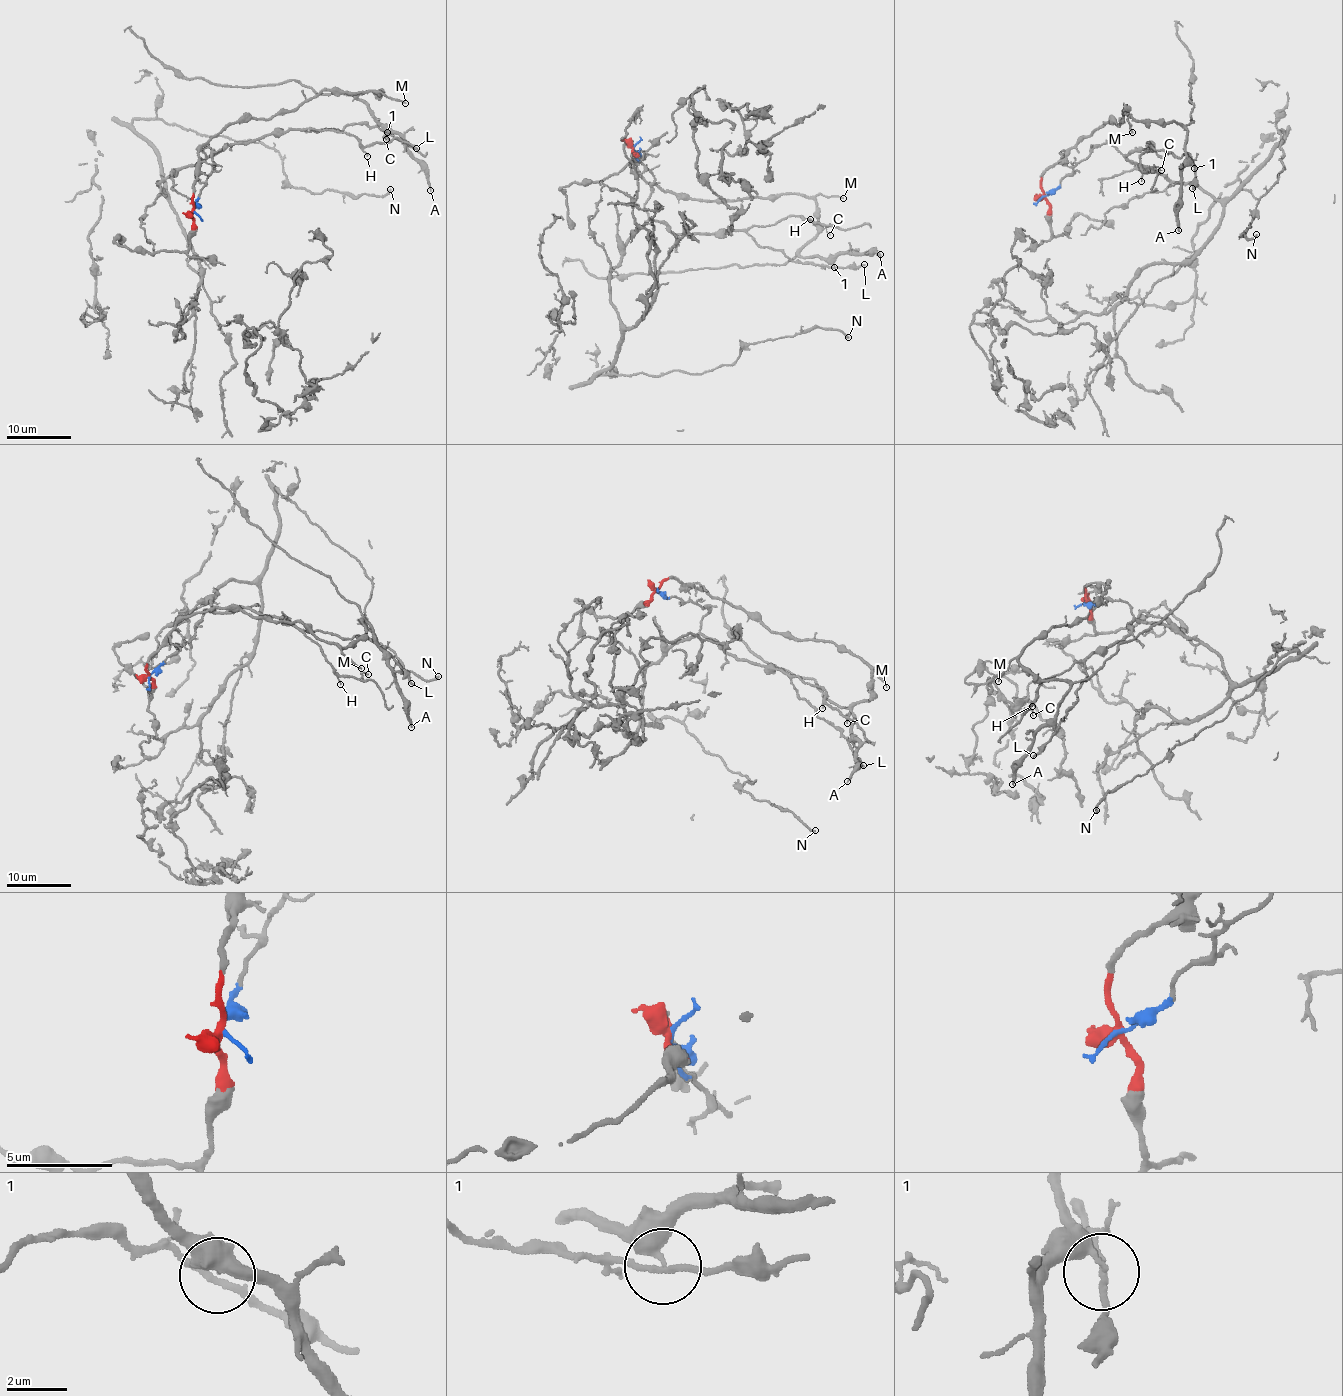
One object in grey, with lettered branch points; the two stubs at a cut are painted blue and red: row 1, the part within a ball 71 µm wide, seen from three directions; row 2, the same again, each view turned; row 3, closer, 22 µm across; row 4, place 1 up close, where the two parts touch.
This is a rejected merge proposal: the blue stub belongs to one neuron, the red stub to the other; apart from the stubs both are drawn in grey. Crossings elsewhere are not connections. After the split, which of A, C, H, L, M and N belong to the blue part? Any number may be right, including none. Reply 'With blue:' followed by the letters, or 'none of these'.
With blue: C, H, L, N

